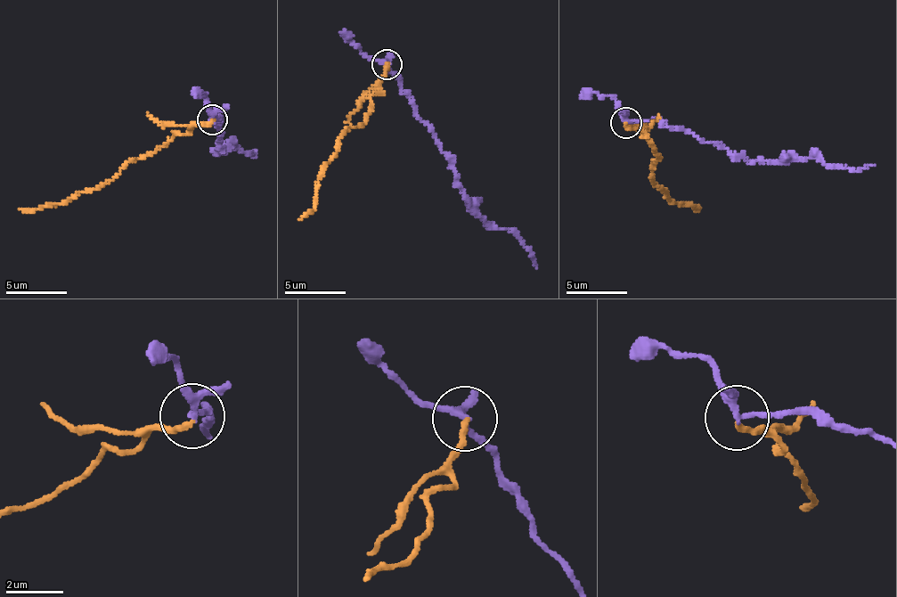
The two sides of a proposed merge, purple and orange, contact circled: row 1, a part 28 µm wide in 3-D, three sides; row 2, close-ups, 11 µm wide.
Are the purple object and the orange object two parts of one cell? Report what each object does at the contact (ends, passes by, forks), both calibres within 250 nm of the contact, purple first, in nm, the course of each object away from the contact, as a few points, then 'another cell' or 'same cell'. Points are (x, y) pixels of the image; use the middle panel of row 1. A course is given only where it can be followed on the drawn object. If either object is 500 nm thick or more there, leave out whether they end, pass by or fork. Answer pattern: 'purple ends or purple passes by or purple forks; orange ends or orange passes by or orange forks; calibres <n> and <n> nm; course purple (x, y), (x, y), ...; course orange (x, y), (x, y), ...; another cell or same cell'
purple forks; orange ends; calibres 190 and 200 nm; course purple (386, 63), (402, 91), (449, 159), (454, 184), (486, 223), (511, 232), (526, 247), (536, 268); course orange (386, 63), (382, 82), (363, 124), (346, 127), (318, 182), (317, 204), (299, 219); another cell

